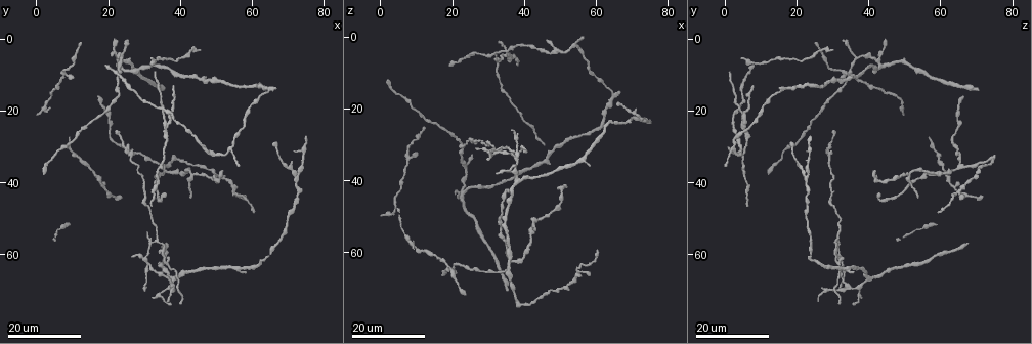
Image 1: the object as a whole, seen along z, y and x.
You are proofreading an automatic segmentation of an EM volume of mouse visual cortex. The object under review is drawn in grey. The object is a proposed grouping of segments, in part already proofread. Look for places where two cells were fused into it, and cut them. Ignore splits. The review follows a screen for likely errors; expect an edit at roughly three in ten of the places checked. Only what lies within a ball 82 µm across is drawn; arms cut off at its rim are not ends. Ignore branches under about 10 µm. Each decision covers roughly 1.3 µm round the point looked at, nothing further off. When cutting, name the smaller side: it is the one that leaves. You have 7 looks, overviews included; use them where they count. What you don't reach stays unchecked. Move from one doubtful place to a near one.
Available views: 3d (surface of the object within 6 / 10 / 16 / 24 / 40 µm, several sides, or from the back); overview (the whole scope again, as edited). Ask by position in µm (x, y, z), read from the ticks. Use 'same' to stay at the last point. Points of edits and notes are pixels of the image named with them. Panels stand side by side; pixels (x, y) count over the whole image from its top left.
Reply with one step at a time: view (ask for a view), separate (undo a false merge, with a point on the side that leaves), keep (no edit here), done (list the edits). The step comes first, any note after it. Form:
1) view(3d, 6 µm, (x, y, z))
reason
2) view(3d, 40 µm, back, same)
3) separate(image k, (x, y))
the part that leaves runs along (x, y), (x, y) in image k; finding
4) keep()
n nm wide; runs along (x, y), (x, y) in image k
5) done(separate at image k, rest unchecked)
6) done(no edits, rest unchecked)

view(3d, 16 µm, (19.5, 19.5, 26.5))

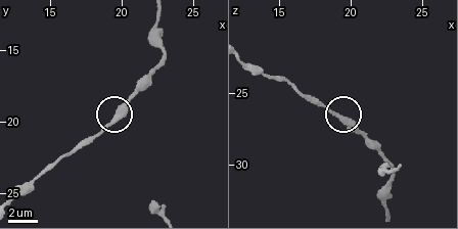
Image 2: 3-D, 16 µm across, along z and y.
view(3d, 10 µm, (19.4, 20.0, 27.0))

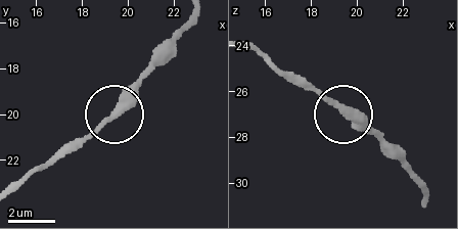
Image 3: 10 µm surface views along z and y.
keep()
340 nm wide; runs along (191, 16), (133, 98), (77, 149) in image 3; one cell here

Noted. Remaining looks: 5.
view(3d, 24 µm, (35.0, 20.0, 4.5))
four arms meet

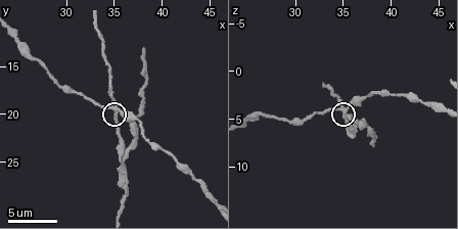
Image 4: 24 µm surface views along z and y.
view(3d, 10 µm, (35.0, 19.8, 4.4))

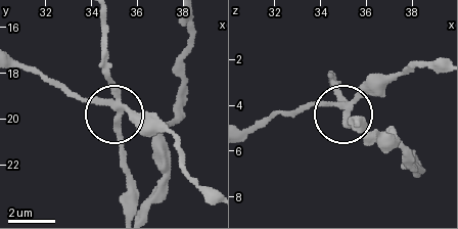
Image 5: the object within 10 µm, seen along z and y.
separate(image 5, (115, 131))
230 nm wide; two cells meet here

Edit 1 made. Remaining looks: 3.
view(overview)
redraw

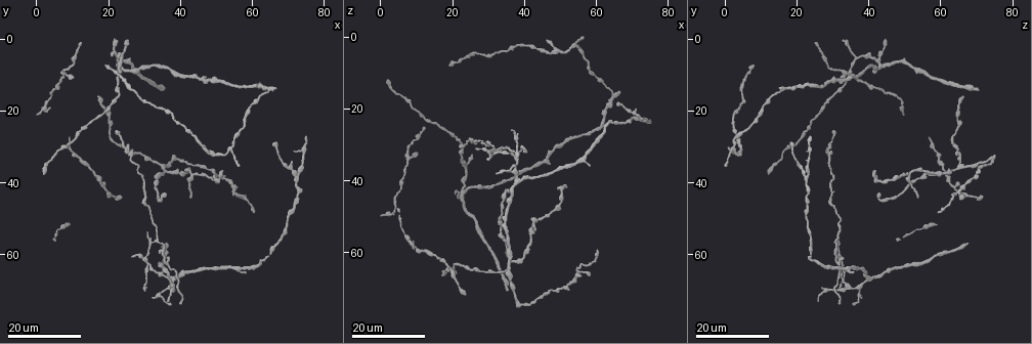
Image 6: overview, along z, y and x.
view(3d, 16 µm, (36.5, 37.0, 62.5))
branch point

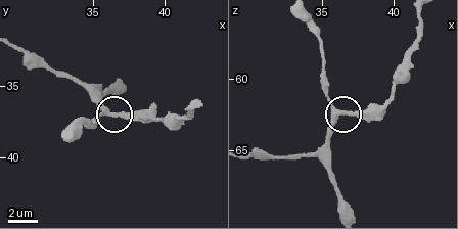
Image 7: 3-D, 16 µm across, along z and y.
view(3d, 6 µm, (36.4, 36.8, 62.4))
closer look

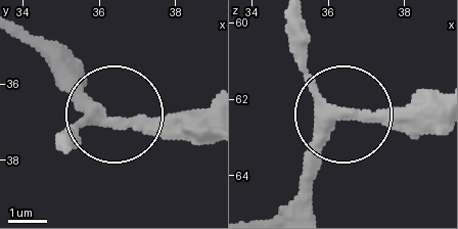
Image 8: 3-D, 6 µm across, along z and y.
keep()
270 nm wide; runs along (292, 18), (309, 78), (341, 113), (439, 117) in image 8; all the same cell

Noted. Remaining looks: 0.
done(separate at image 5, rest unchecked)

